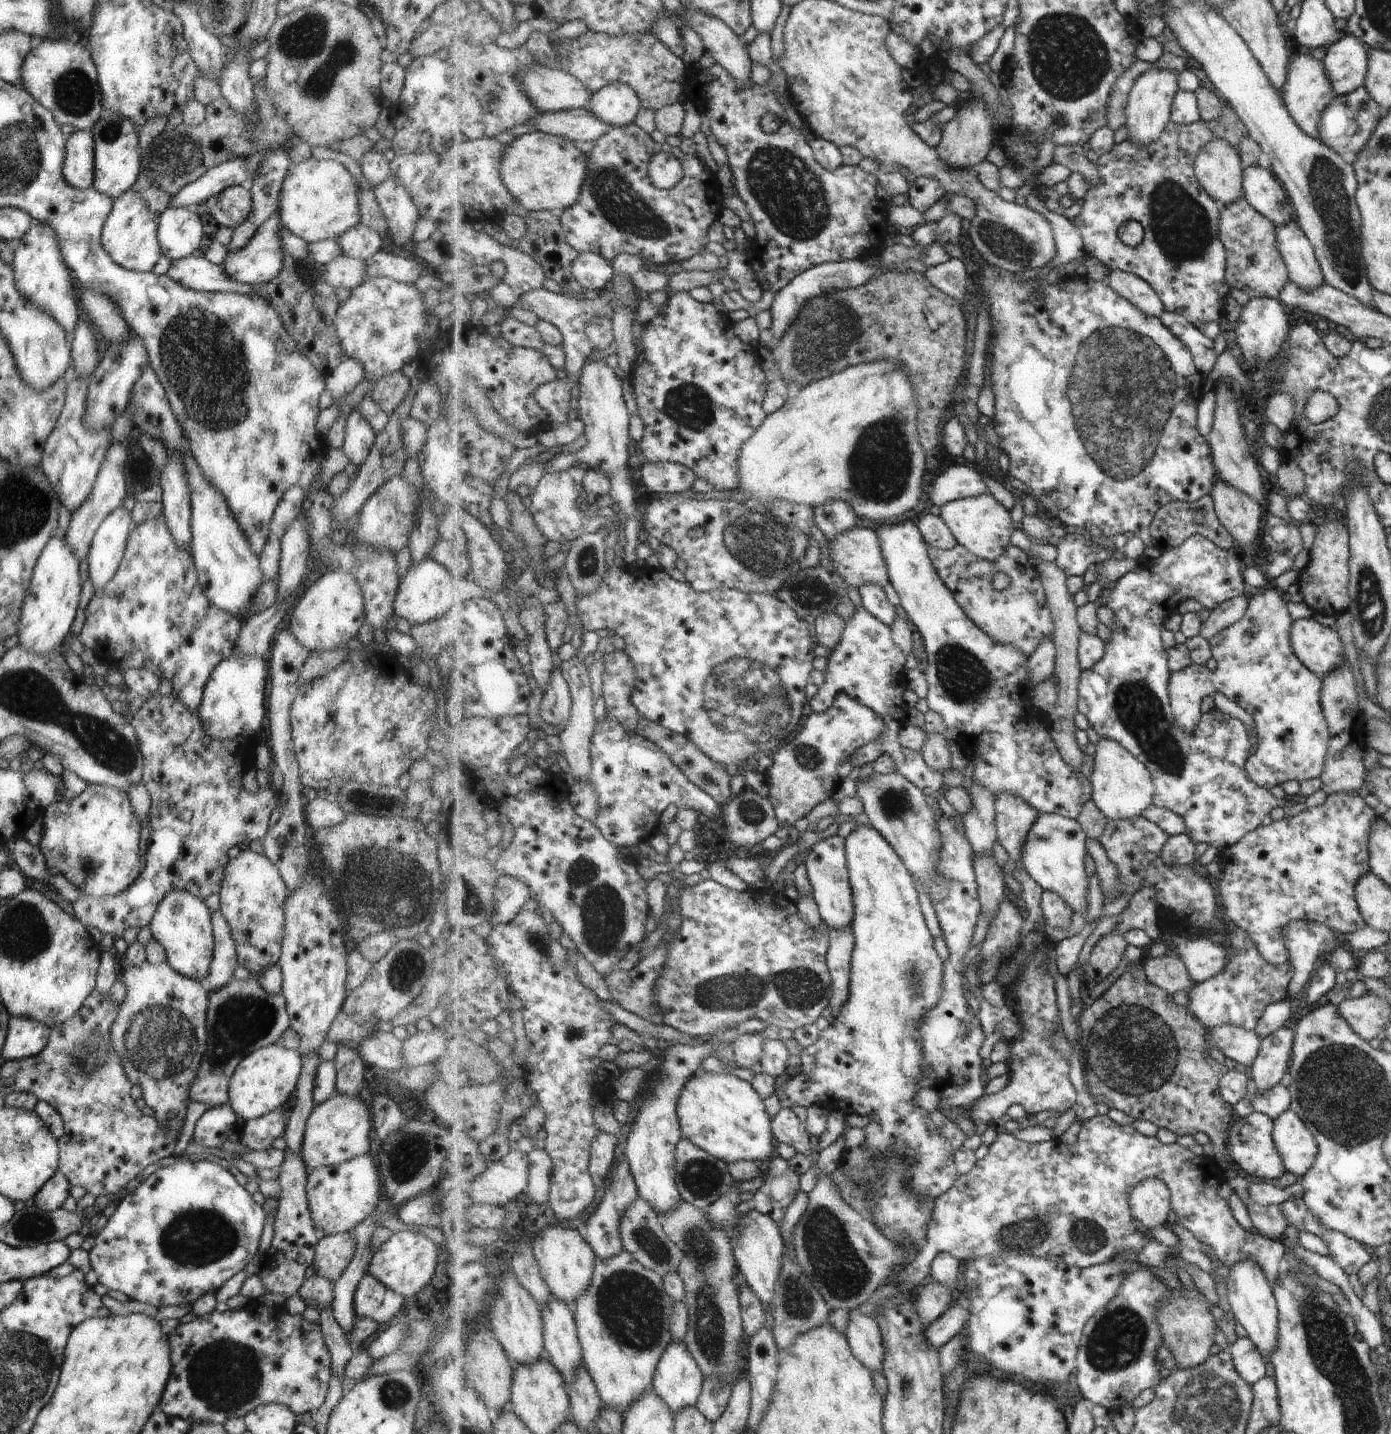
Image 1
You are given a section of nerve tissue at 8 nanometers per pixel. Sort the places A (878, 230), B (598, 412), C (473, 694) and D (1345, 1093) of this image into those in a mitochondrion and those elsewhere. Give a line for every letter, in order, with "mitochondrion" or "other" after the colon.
A: other
B: other
C: mitochondrion
D: mitochondrion

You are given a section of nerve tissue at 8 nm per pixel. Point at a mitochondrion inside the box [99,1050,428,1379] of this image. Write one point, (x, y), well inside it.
(205, 1237)

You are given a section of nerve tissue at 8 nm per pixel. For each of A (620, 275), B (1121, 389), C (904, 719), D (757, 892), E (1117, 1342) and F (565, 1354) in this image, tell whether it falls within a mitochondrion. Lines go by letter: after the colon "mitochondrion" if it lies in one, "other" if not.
A: other
B: mitochondrion
C: other
D: other
E: mitochondrion
F: other

